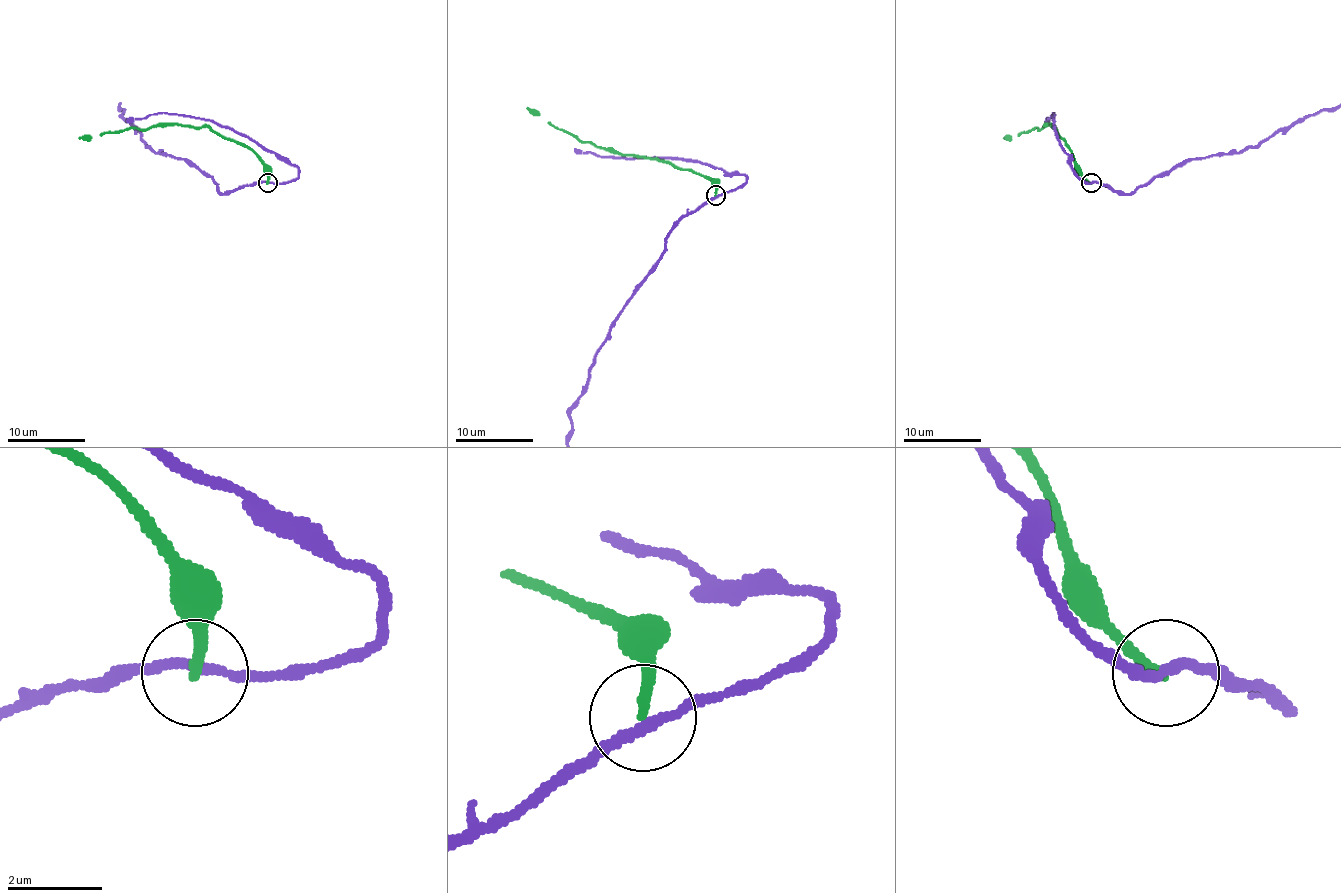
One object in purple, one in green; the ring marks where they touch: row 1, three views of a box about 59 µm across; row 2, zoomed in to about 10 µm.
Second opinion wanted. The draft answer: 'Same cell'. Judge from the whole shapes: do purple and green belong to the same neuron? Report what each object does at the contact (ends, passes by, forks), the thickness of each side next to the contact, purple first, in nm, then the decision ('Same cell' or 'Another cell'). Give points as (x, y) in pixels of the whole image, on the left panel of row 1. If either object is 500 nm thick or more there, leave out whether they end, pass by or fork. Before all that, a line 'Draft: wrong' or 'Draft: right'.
Draft: wrong
At the ring purple passes by. At the ring green ends. Thickness 200 nm (purple) against 220 nm. Another cell

